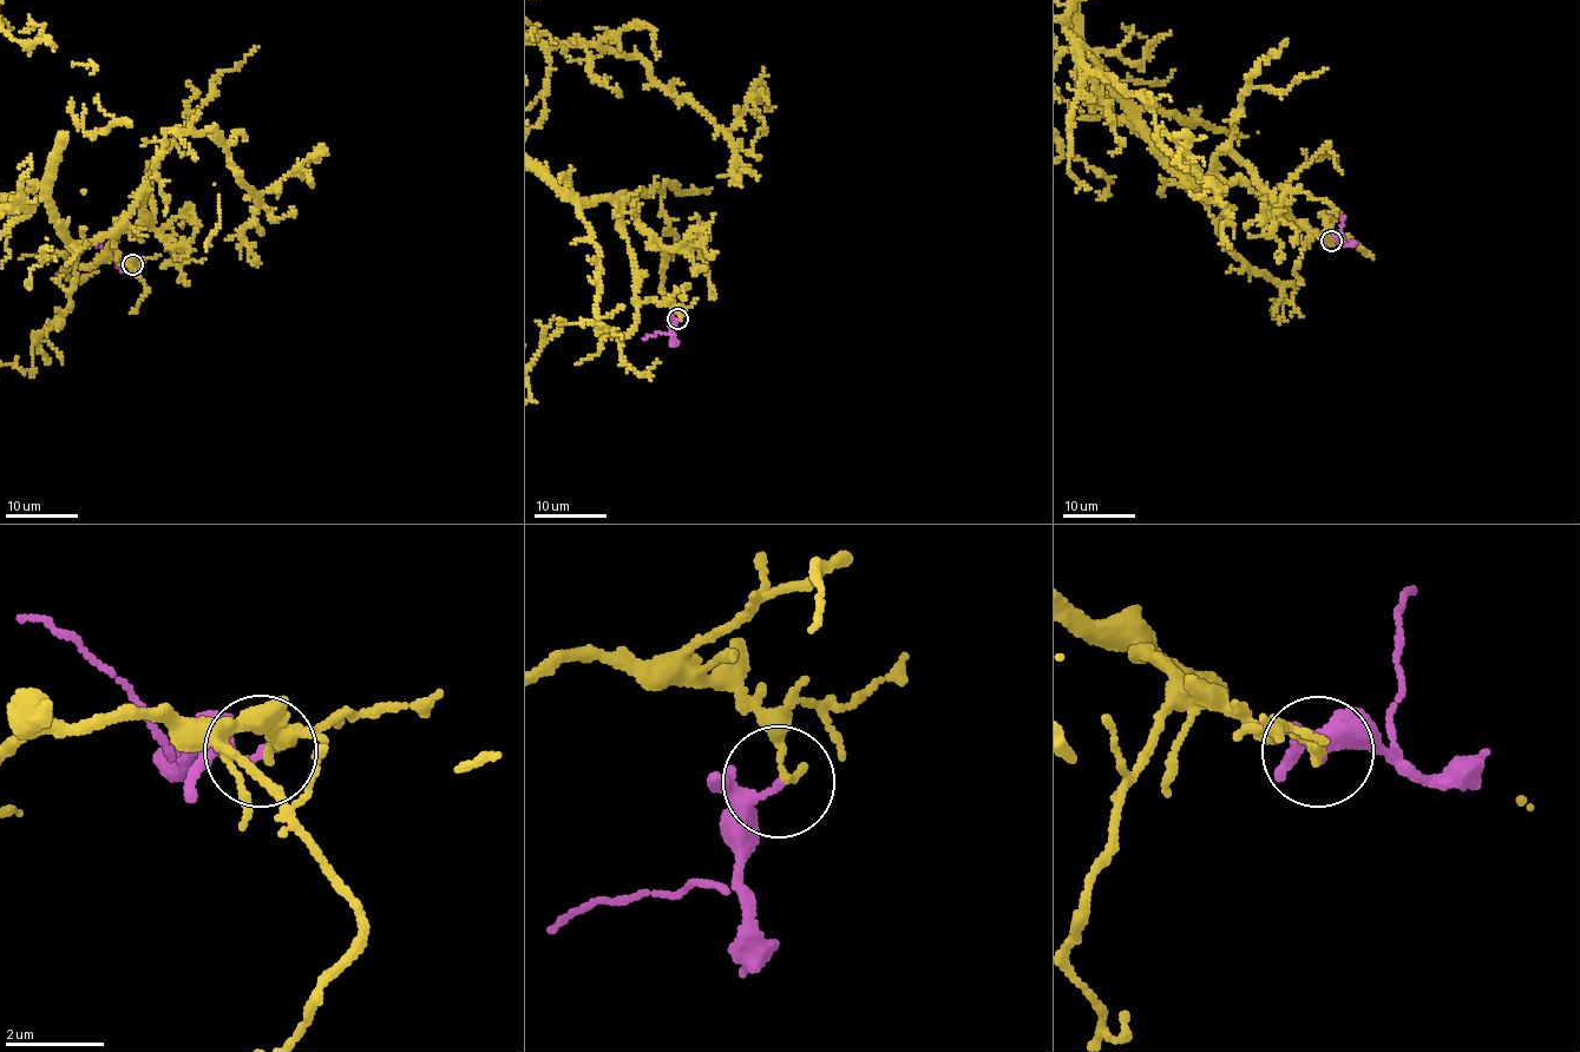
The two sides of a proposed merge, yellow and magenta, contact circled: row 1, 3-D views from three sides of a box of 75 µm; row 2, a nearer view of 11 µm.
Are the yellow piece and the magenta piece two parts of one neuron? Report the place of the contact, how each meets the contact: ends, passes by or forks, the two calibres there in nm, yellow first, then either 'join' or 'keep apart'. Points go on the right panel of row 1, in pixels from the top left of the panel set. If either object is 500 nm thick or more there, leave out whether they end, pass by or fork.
place (1331, 241); yellow ends; magenta passes by; calibres 170 and 160 nm; keep apart

